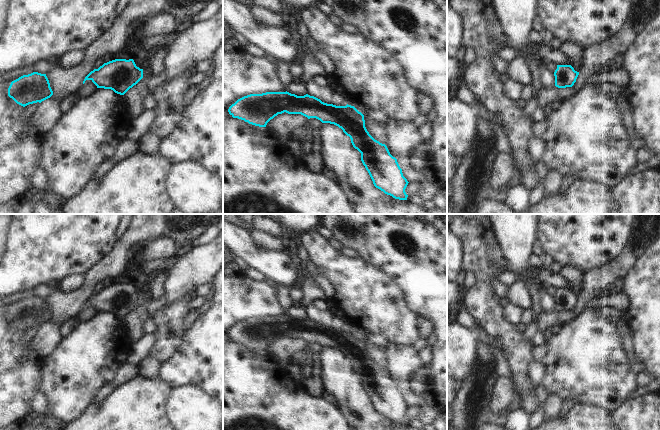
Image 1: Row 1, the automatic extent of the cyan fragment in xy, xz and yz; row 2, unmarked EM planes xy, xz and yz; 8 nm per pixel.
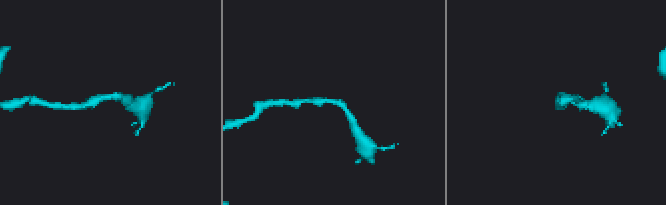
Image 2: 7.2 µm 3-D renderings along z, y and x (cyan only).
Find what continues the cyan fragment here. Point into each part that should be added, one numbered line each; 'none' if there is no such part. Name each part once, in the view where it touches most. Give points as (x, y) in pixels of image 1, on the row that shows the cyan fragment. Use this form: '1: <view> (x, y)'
none

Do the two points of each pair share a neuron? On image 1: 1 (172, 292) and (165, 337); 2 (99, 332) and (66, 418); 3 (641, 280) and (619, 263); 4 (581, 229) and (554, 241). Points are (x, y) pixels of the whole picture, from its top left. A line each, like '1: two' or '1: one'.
1: two
2: one
3: two
4: one

